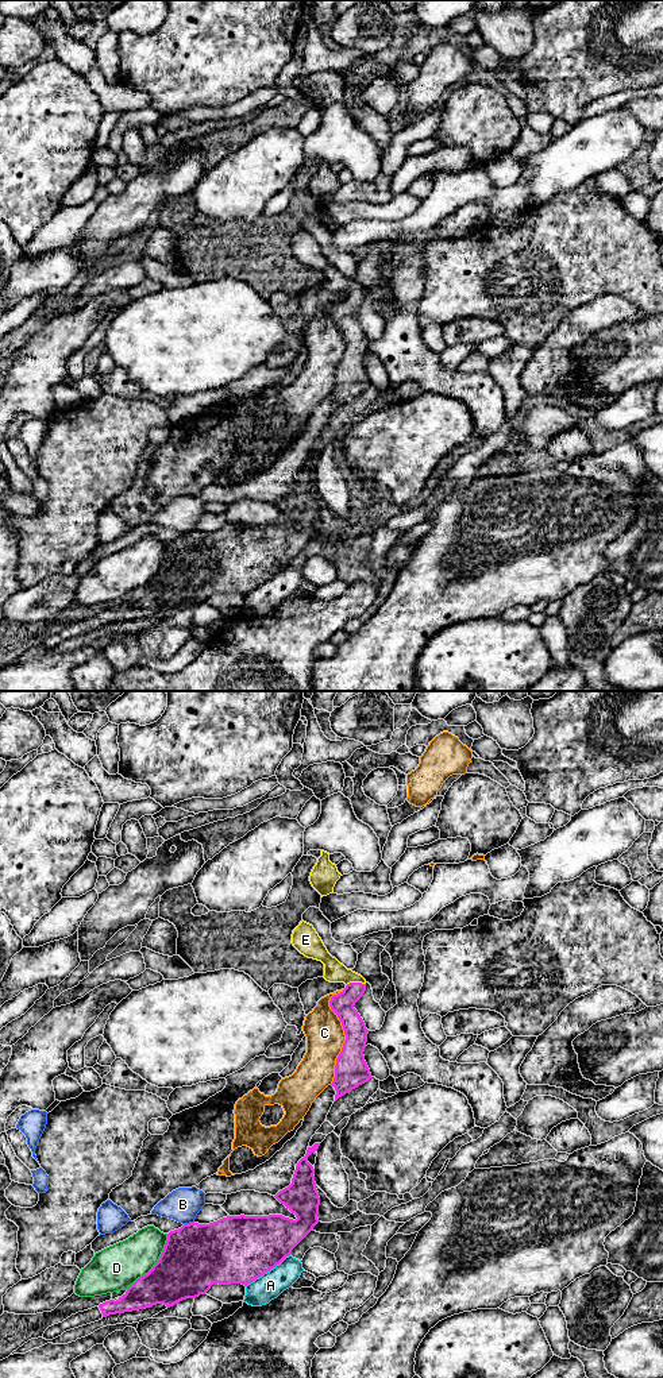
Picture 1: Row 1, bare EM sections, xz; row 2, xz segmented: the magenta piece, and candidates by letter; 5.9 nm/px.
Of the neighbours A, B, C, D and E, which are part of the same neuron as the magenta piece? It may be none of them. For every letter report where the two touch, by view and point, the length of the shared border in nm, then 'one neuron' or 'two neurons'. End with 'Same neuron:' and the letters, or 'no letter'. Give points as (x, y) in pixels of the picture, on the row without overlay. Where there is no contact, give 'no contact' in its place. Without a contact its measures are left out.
A: meets magenta in xz at (268, 579); contact 340 nm long; two neurons
B: meets magenta in xz at (189, 532); contact 70 nm long; two neurons
C: meets magenta in xz at (345, 343); contact 550 nm long; two neurons
D: meets magenta in xz at (155, 572); contact 420 nm long; two neurons
E: meets magenta in xz at (355, 292); contact 120 nm long; one neuron
Same neuron: E

